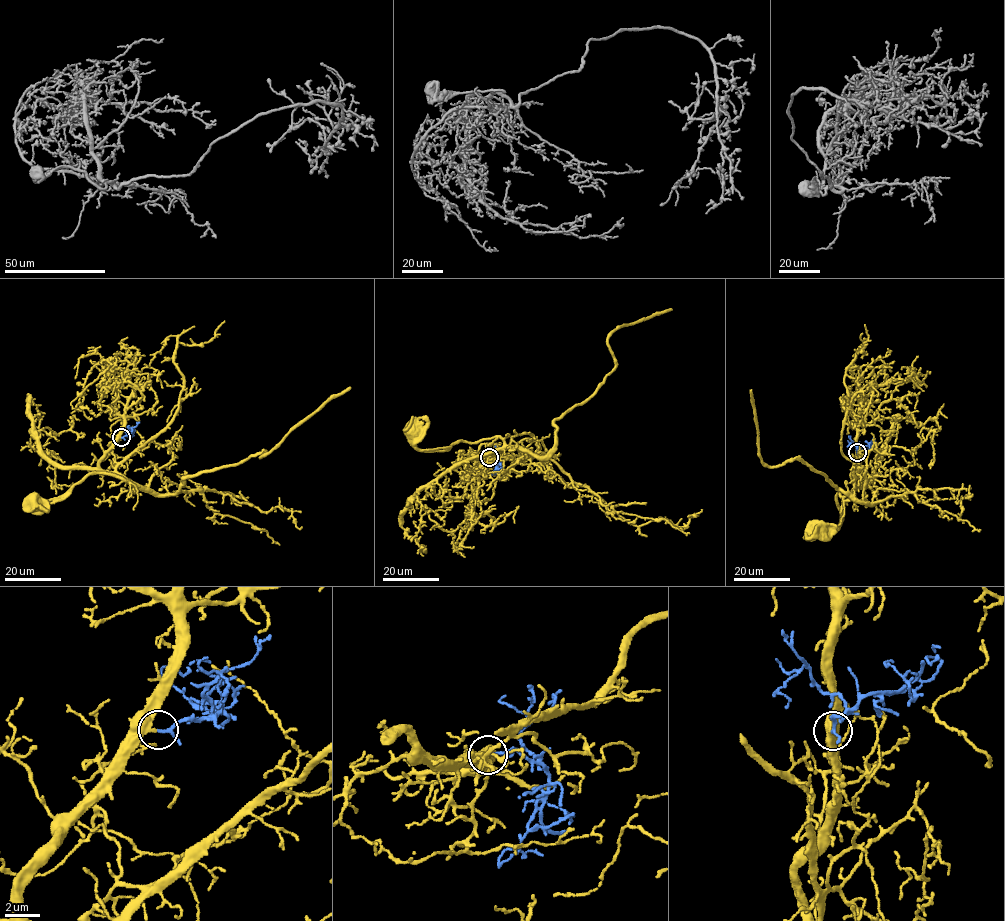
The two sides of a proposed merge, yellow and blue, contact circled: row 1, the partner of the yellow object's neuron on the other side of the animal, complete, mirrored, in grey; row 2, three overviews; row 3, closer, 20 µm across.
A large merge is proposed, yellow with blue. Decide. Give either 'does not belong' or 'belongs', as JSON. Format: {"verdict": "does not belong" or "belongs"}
{"verdict": "belongs"}

